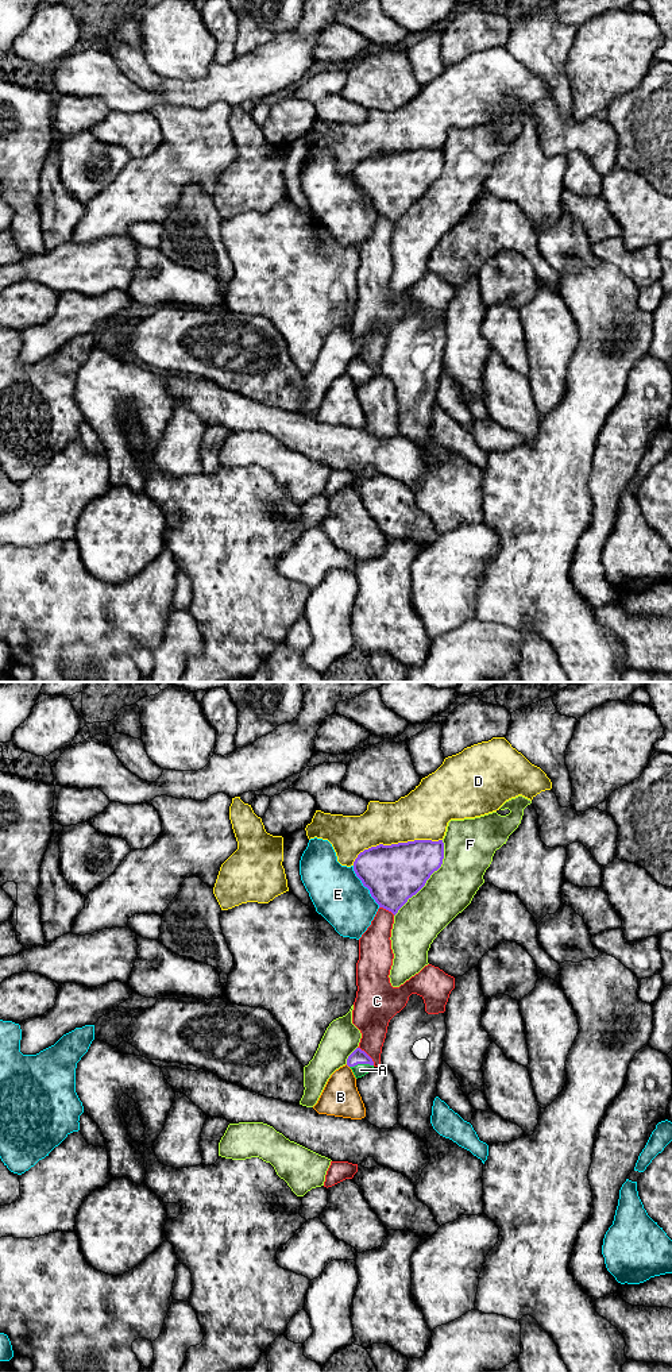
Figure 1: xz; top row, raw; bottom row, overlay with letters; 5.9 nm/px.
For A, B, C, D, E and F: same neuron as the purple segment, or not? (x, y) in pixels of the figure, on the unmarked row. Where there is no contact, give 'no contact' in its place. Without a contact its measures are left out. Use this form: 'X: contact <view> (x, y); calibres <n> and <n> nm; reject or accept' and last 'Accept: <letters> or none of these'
A: contact xz (360, 372); calibres 90 and 80 nm; accept
B: no contact; reject
C: contact xz (367, 363); calibres 90 and 220 nm; reject
D: contact xz (394, 153); calibres 340 and 300 nm; reject
E: contact xz (365, 195); calibres 340 and 320 nm; reject
F: contact xz (428, 187); calibres 340 and 280 nm; reject
Accept: A

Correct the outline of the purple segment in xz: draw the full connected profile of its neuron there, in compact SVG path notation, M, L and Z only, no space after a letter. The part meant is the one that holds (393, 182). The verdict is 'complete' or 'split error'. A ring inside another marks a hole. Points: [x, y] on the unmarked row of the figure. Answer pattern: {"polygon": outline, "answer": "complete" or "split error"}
{"polygon": "M443 149L379 153L358 163L354 180L379 216L395 224L441 176L443 167Z", "answer": "complete"}

